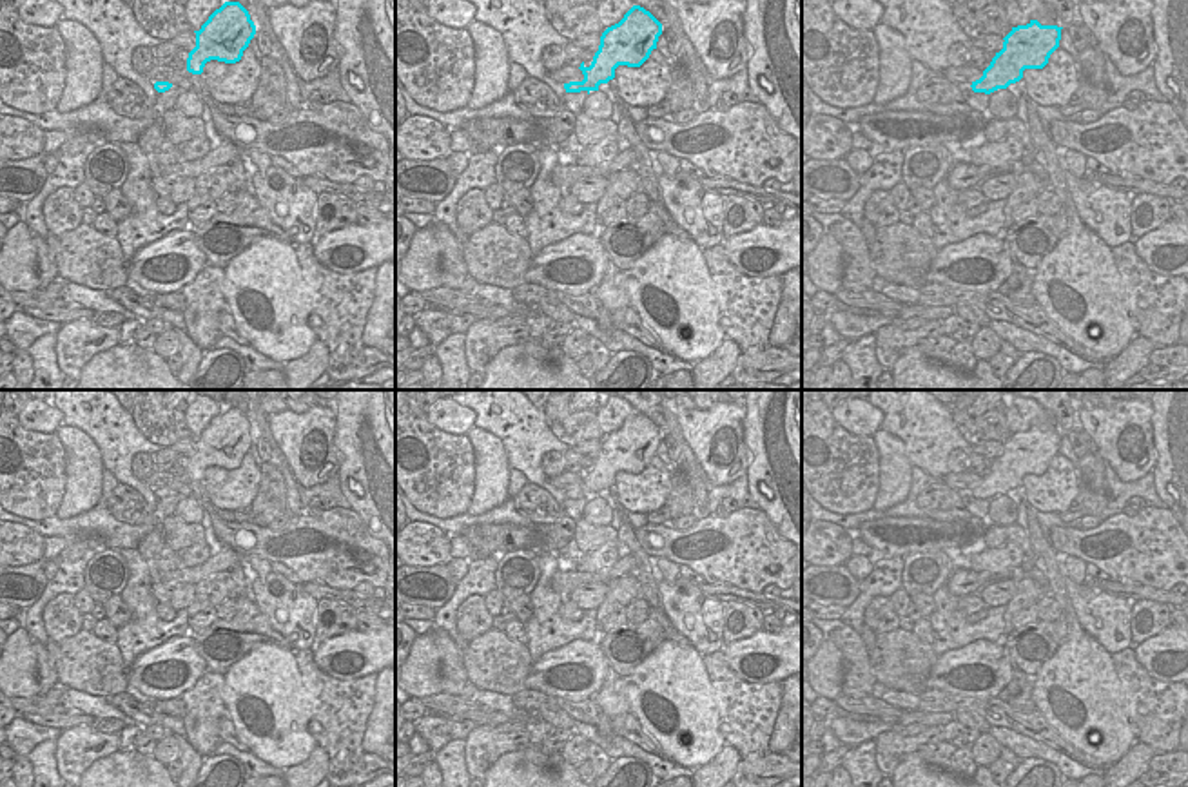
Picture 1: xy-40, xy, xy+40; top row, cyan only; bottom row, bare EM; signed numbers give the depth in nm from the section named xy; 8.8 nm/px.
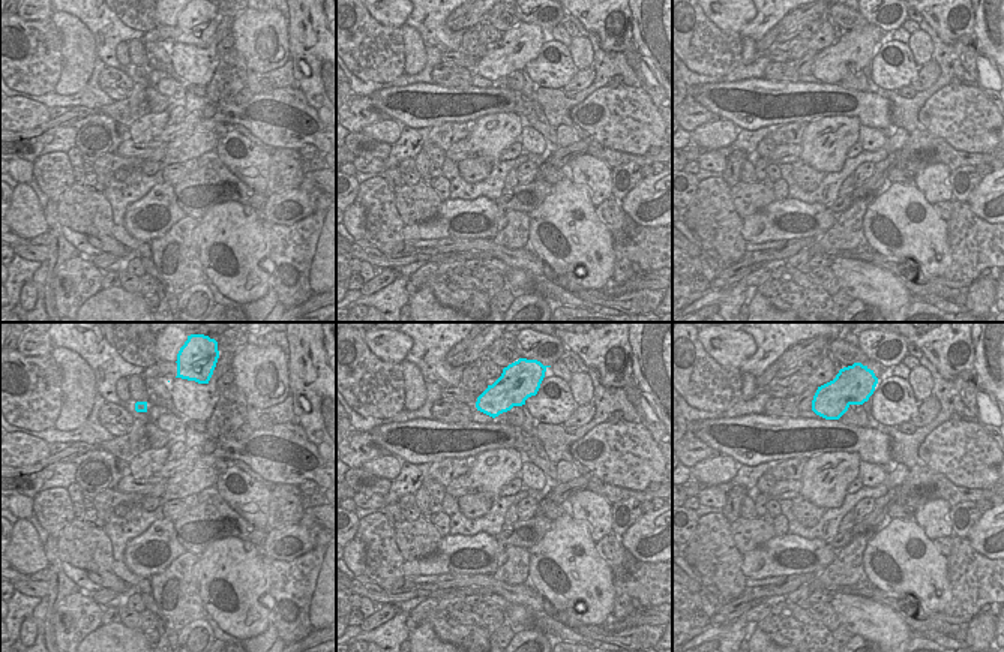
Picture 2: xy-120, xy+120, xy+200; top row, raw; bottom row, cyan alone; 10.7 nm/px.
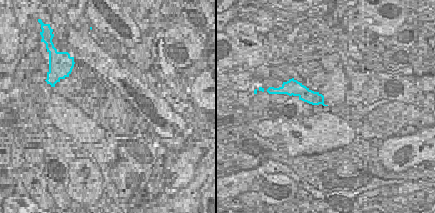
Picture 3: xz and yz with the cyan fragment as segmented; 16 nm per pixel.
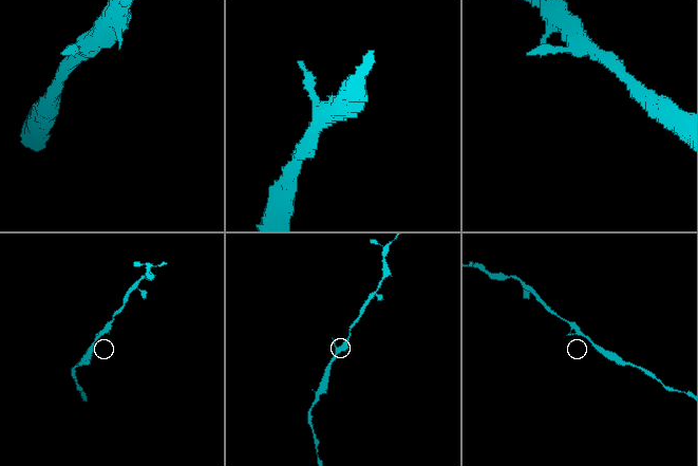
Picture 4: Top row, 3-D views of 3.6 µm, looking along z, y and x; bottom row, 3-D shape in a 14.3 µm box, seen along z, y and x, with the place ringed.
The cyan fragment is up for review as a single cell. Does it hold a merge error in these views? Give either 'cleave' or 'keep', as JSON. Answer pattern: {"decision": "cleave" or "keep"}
{"decision": "keep"}

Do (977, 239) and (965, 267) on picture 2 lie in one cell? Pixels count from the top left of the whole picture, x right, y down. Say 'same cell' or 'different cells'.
same cell

